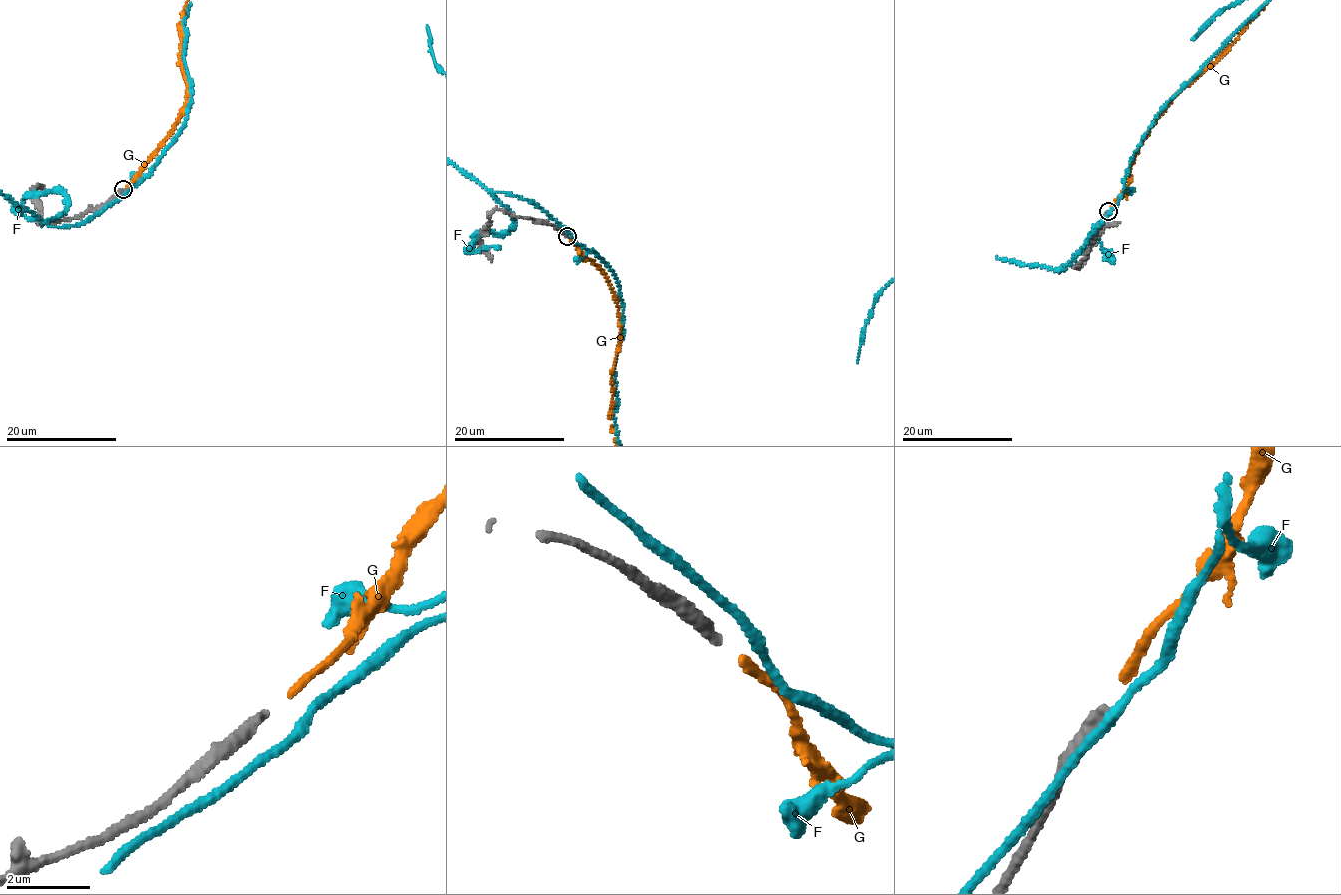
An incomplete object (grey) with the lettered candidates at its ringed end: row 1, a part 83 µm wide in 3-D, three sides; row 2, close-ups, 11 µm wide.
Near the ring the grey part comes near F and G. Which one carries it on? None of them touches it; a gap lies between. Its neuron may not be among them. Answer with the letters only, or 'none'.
G

